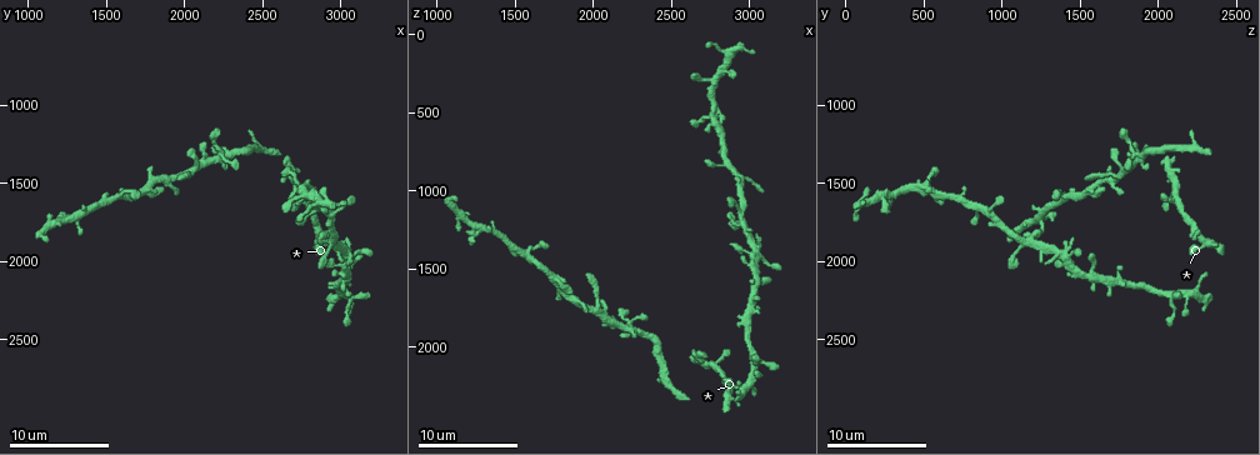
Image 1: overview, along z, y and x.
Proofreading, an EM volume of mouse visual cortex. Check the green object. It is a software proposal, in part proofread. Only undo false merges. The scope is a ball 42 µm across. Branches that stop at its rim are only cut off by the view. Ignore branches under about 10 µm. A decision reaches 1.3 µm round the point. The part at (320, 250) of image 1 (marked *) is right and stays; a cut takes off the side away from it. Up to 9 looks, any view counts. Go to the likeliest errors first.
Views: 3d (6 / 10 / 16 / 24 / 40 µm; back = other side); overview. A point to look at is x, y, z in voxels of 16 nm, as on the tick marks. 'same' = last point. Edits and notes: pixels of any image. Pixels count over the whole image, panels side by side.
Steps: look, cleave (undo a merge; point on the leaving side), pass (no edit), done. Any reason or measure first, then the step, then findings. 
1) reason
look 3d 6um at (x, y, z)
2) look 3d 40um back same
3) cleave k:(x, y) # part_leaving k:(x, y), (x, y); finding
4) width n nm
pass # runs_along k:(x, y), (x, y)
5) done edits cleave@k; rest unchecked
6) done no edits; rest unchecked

thick turns thin
look 3d 16um at (3040, 1980, 1400)

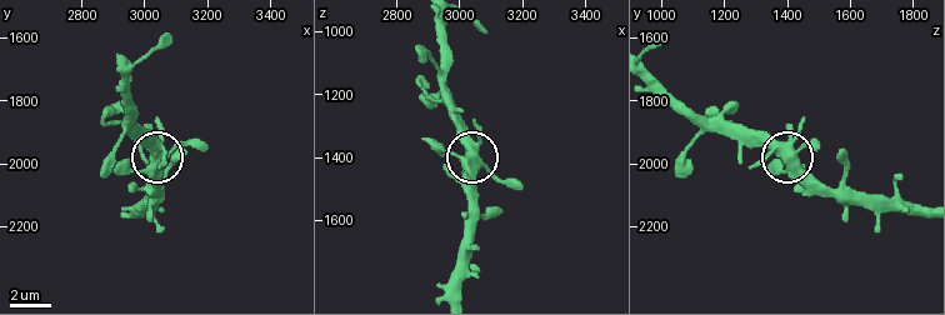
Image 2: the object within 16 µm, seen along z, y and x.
look 3d 6um at (3040, 1990, 1400)

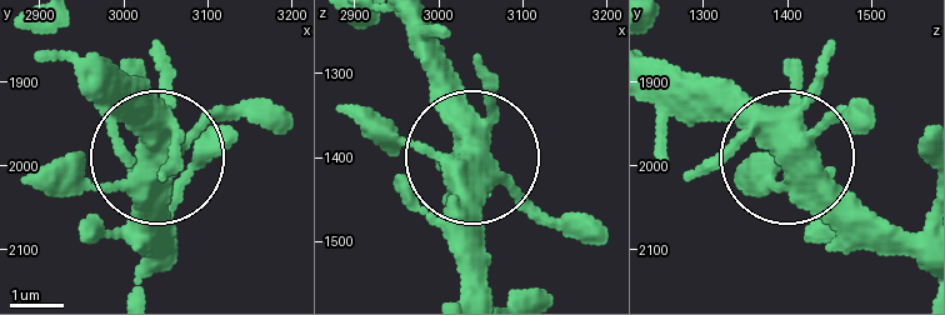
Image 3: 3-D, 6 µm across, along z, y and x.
pass # one cell here

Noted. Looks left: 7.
three arms meet
look 3d 10um at (2780, 1540, 480)

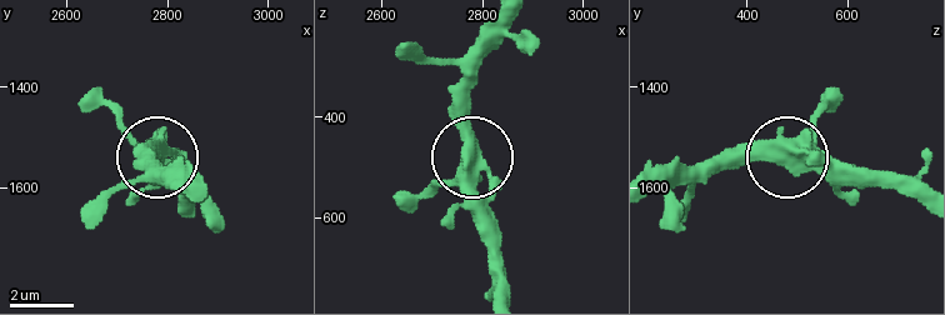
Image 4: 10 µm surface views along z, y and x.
arms 3
pass # runs_along 4:(918, 200), (836, 181), (780, 154), (701, 163); all the same cell

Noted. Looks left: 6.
thin neck
look 3d 10um at (1560, 1600, 1400)

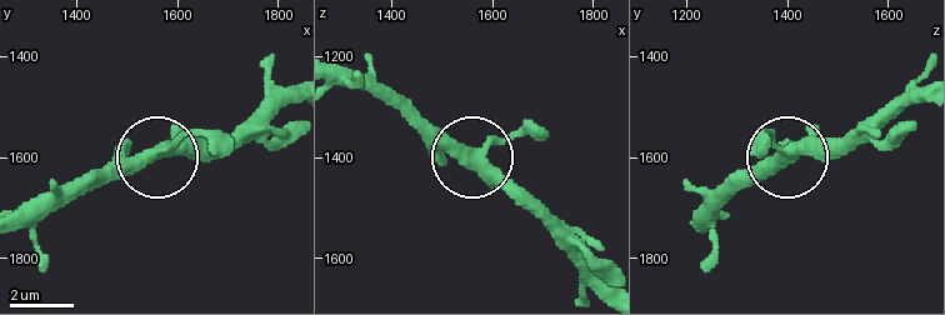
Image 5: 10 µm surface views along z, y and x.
look 3d 10um back at (1560, 1595, 1410)

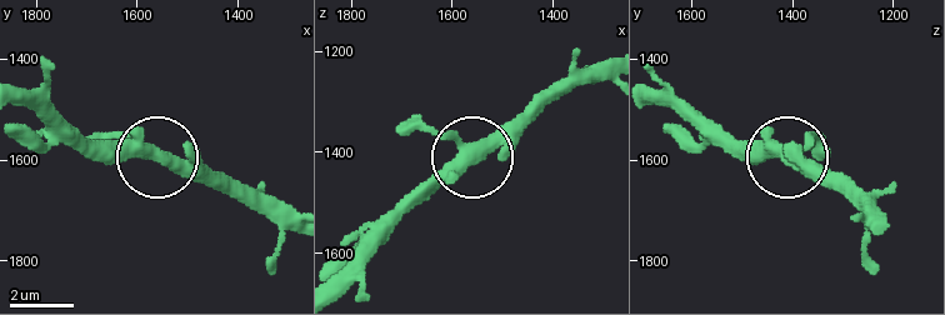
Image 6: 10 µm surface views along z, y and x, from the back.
width 340 nm
pass # one cell here

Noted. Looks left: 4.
a narrow waist
look 3d 10um at (2320, 1300, 1940)

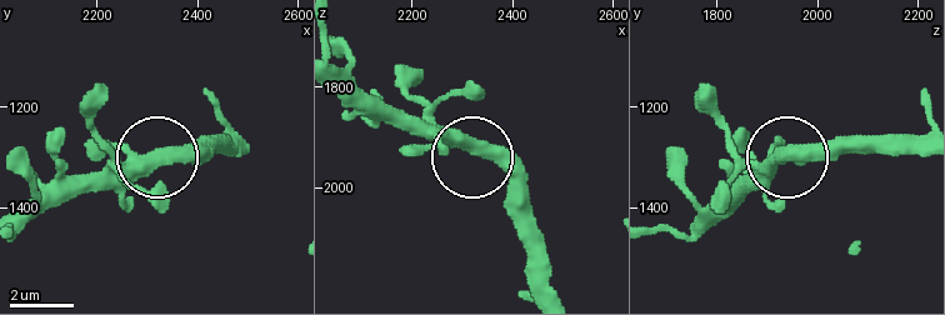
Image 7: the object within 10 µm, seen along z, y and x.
closer look
look 3d 6um at (2320, 1295, 1925)

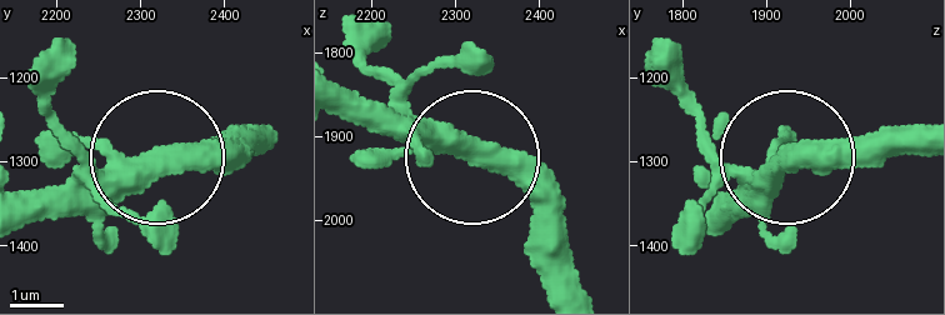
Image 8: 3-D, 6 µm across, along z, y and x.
pass # continuous, no second cell

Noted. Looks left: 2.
done no edits; rest unchecked

